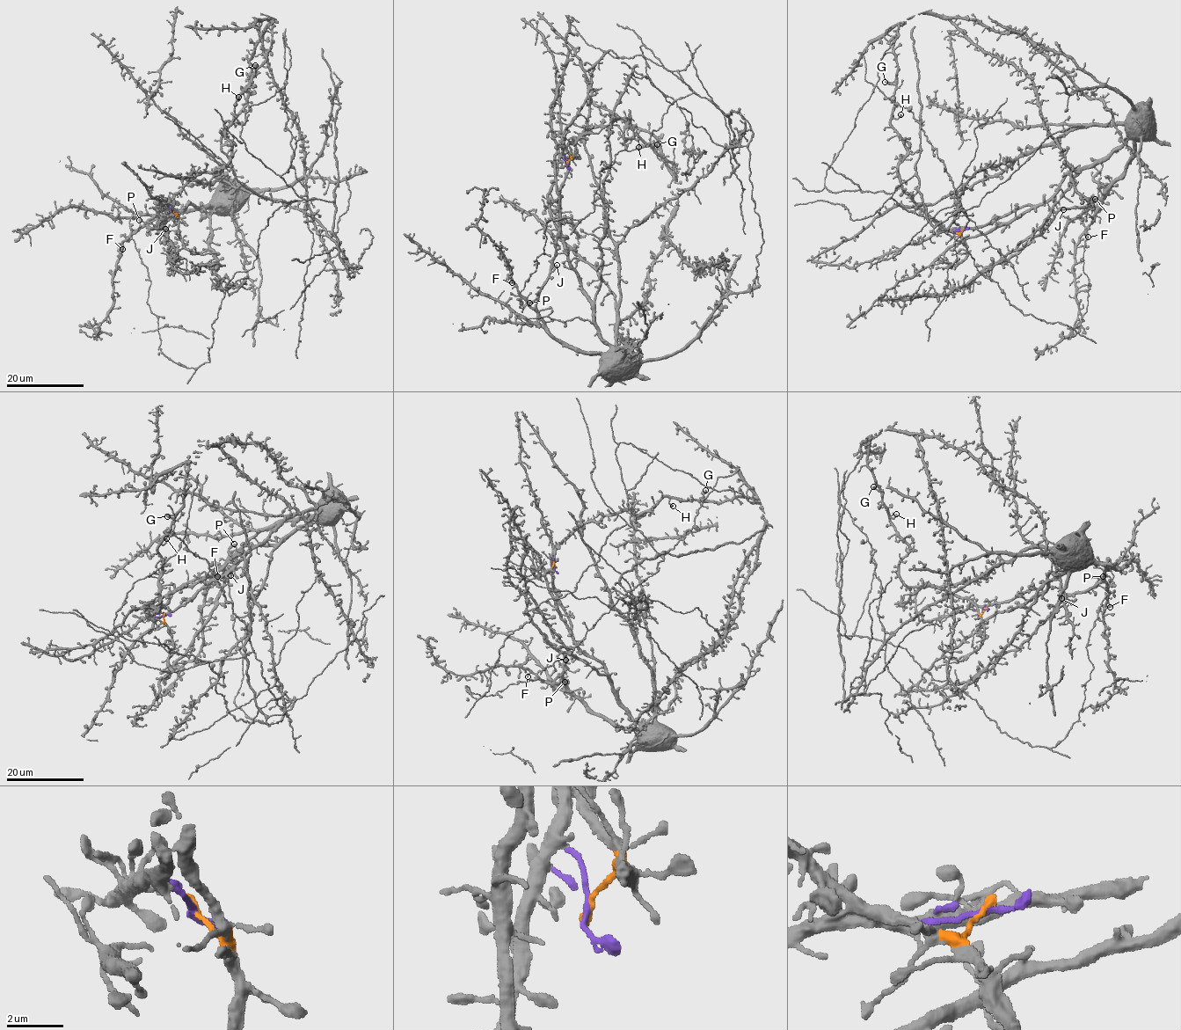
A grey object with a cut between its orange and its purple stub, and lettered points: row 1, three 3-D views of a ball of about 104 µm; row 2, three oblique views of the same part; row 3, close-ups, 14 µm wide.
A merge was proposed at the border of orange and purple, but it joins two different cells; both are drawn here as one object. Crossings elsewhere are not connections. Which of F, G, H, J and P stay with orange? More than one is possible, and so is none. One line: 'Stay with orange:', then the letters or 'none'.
Stay with orange: G, H

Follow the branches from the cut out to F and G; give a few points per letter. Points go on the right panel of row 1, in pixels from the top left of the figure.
F: (963, 230), (956, 230), (1041, 204), (1069, 172), (1107, 160), (1131, 138), (1132, 157), (1104, 195), (1088, 237)
G: (963, 230), (944, 228), (904, 192), (897, 163), (906, 148), (890, 122), (895, 86), (885, 81)

